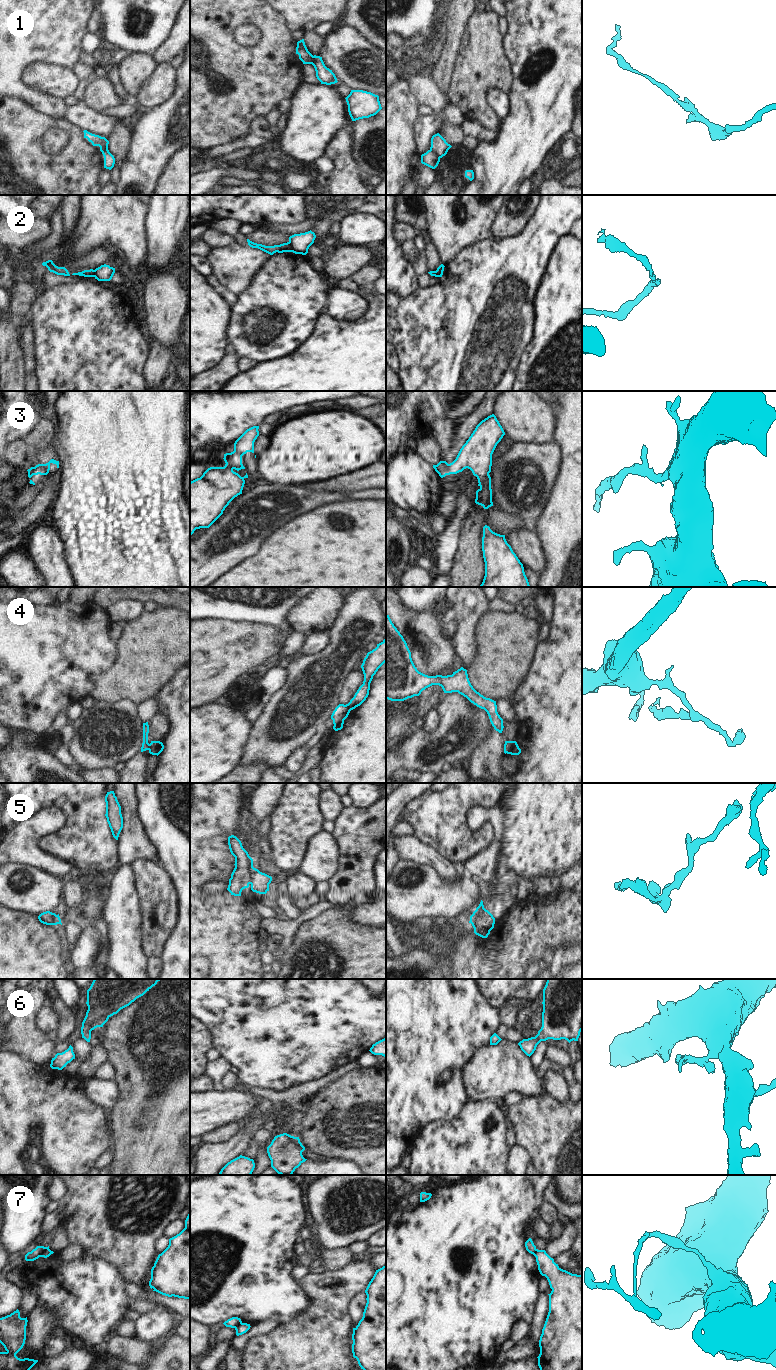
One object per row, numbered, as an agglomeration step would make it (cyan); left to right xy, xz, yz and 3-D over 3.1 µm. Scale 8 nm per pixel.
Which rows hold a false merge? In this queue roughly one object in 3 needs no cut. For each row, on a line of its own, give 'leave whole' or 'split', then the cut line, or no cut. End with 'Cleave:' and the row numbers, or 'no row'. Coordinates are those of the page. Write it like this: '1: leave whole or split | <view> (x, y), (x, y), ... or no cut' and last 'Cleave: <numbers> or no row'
1: split | yz (430, 149), (440, 157)
2: split | xz (288, 242), (291, 251)
3: split | xy (39, 464), (44, 474)
4: split | xz (345, 705), (350, 710)
5: split | xz (253, 867), (249, 883)
6: leave whole | no cut
7: split | xy (48, 1248), (39, 1256)
Cleave: 1, 2, 3, 4, 5, 7

